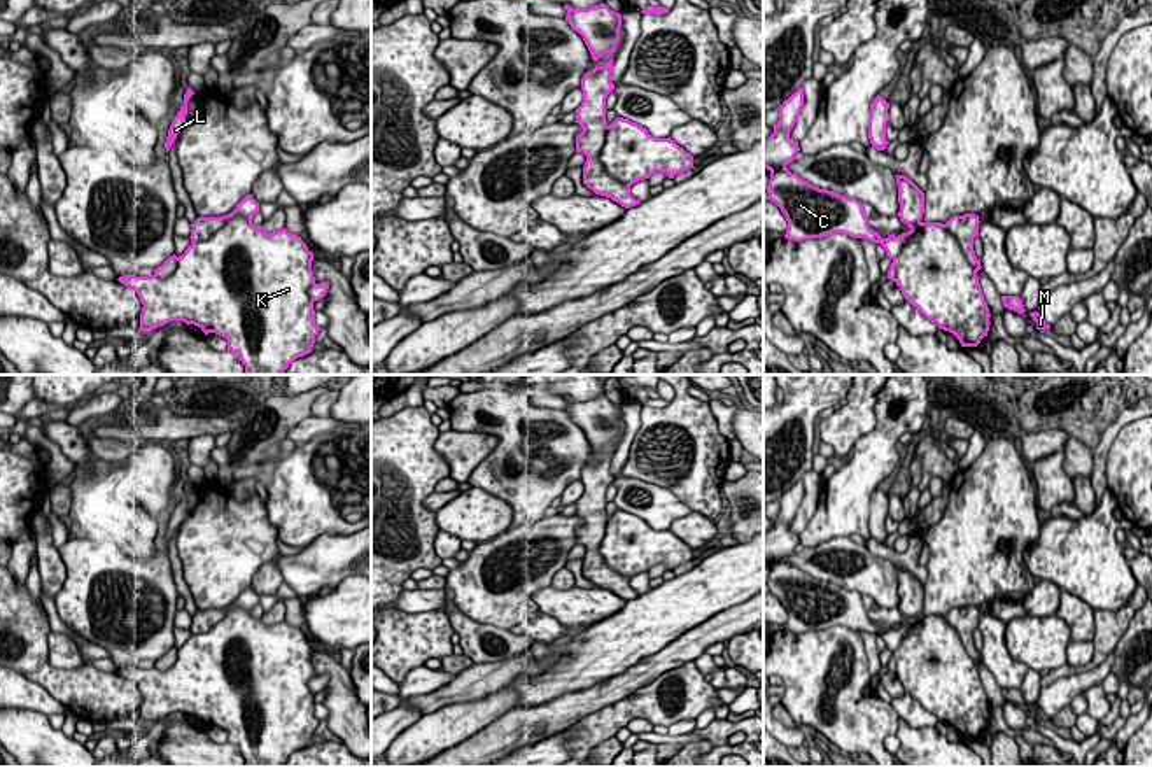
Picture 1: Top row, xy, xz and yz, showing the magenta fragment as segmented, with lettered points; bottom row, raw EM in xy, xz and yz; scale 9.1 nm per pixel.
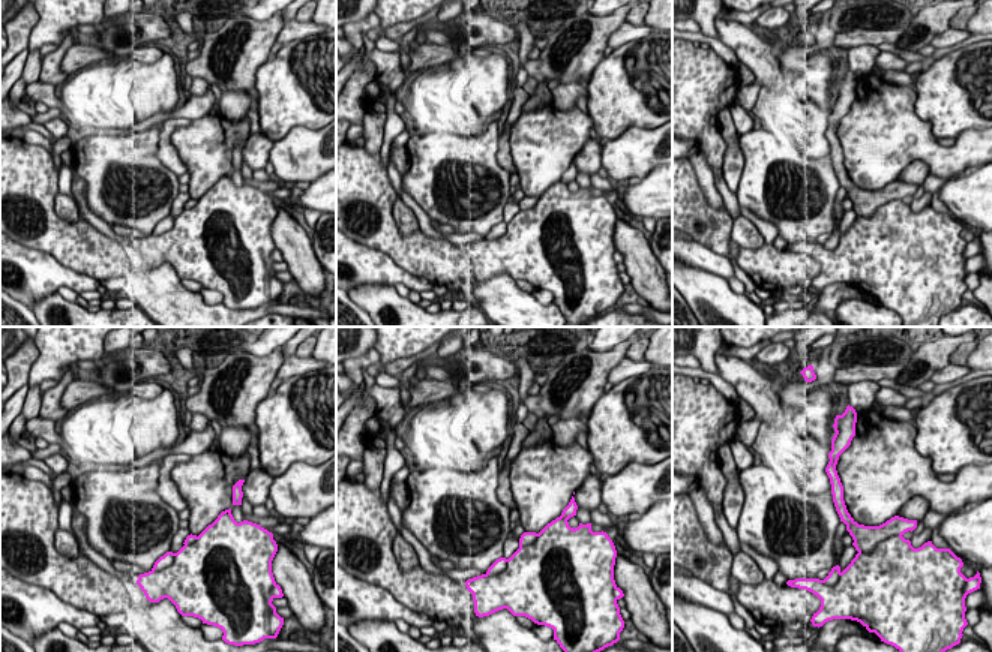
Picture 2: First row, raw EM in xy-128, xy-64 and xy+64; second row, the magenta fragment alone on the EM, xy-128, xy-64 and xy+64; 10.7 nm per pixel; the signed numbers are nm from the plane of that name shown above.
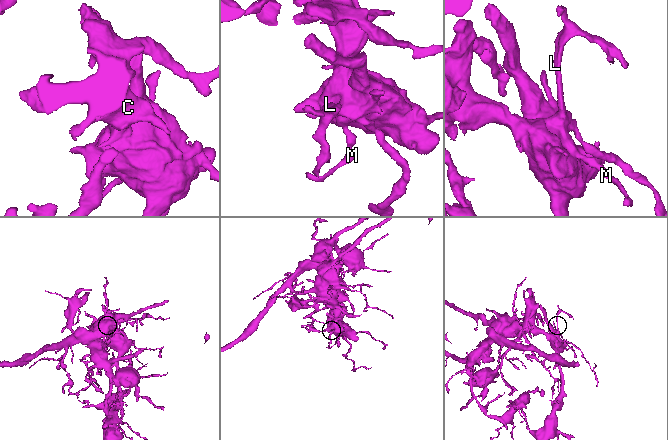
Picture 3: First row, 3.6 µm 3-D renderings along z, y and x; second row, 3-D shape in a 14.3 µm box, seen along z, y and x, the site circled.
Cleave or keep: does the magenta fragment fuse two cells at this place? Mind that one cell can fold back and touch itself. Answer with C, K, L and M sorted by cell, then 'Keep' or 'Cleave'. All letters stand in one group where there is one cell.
Groups: C L M / K. Cleave

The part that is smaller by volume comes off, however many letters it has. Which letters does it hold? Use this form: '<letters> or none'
K

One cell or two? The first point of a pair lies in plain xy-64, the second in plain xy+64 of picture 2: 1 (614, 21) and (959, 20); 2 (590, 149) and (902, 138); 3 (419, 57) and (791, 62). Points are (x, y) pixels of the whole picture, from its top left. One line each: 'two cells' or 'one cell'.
1: two cells
2: two cells
3: one cell

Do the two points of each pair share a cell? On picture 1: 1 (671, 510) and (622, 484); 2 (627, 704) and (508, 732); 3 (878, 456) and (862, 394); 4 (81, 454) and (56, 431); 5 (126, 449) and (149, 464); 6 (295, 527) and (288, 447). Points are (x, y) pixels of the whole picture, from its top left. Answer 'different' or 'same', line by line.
1: same
2: different
3: different
4: same
5: different
6: different

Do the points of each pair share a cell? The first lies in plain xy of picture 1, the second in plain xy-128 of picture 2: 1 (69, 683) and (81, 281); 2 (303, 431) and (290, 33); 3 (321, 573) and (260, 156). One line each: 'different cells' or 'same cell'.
1: different cells
2: same cell
3: different cells

